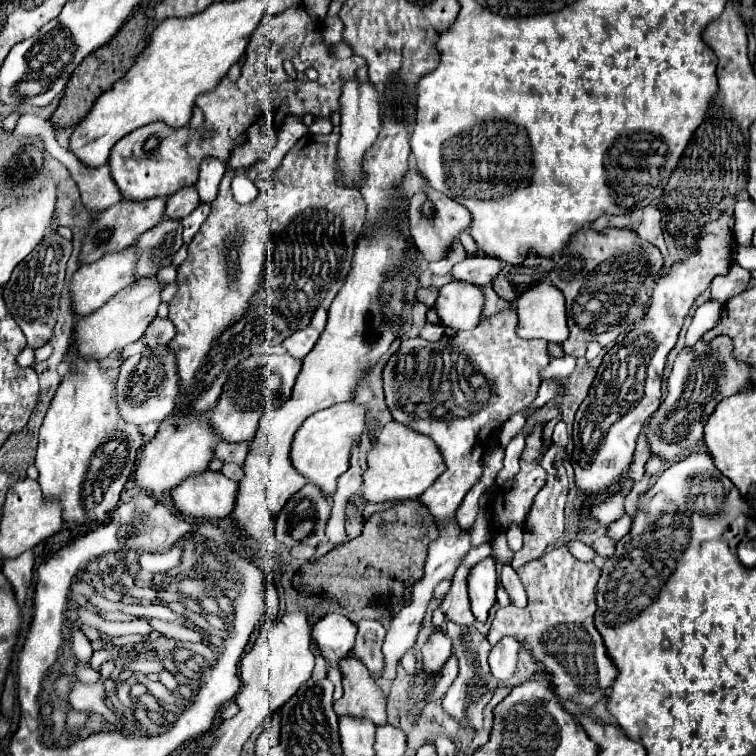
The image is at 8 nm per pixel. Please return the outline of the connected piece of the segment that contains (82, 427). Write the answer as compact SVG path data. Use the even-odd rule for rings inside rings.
M73 351L67 355L71 359L71 365L75 373L71 377L65 377L63 383L59 385L51 407L45 415L45 421L39 431L39 447L37 447L37 457L35 457L35 467L39 469L39 487L43 493L43 499L57 499L63 509L63 521L83 525L89 521L101 523L105 521L111 511L117 507L119 493L123 491L125 481L129 479L137 453L143 445L143 435L139 429L131 423L125 423L117 415L117 405L113 403L113 387L115 379L119 375L121 359L119 351L111 353L103 361L87 361L75 355Z

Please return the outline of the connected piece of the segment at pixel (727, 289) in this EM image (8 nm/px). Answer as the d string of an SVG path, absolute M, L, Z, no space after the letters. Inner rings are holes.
M733 263L729 273L727 275L721 275L721 277L715 277L709 285L711 289L711 299L717 301L717 303L727 303L727 299L739 295L741 291L747 289L747 283L749 283L751 275L747 269L743 269L741 265Z

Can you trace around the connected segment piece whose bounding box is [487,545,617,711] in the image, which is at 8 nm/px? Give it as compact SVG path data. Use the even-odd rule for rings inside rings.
M559 545L551 551L547 551L539 561L531 561L531 563L523 565L517 573L519 573L519 577L525 585L529 603L523 609L519 609L515 605L499 607L495 611L495 615L491 617L491 623L489 623L489 633L487 633L489 643L495 645L501 637L513 635L521 645L527 647L527 651L541 665L545 675L549 675L549 683L553 683L555 693L563 701L571 699L571 701L575 701L577 705L583 705L589 711L601 699L601 695L607 695L607 689L611 687L611 683L617 675L617 669L613 667L611 659L607 657L603 639L595 631L595 625L593 625L593 615L595 615L595 609L597 609L595 607L595 587L597 587L601 571L593 563L577 561L567 551L565 545Z

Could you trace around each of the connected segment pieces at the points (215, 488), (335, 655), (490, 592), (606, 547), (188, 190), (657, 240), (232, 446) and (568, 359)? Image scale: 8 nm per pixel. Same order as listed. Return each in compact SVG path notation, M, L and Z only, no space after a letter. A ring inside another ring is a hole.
M203 471L185 479L171 491L173 507L193 519L223 519L233 511L237 483L219 471Z
M327 613L313 625L313 641L317 643L321 655L329 665L337 665L349 655L355 645L357 627L355 623L341 613Z
M487 557L479 561L475 567L471 567L467 577L471 609L479 621L487 621L489 609L495 605L495 589L497 589L495 561Z
M597 537L593 543L591 543L591 549L601 555L601 557L609 557L615 549L615 541L609 539L609 537Z
M183 187L173 193L165 205L165 217L181 221L183 217L191 215L199 207L199 195L195 187Z
M645 207L645 209L643 209L643 219L641 219L639 227L637 227L637 235L639 235L641 239L645 239L647 243L655 245L655 247L661 251L663 259L667 259L667 257L669 257L669 251L667 251L667 247L665 247L663 231L661 231L659 221L661 221L659 209L657 209L657 207Z
M217 441L215 443L215 457L221 459L223 463L237 463L243 465L245 457L249 453L249 443L227 443L227 441Z
M570 355L562 358L551 358L549 365L540 373L541 381L550 378L568 377L575 369L576 359Z

